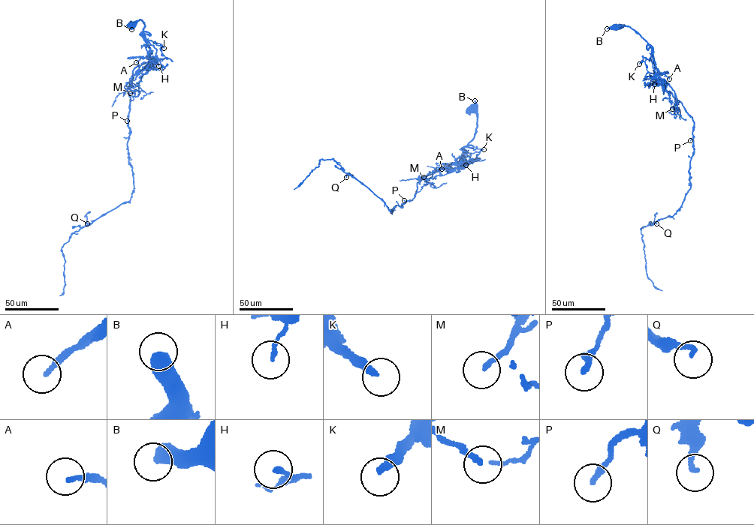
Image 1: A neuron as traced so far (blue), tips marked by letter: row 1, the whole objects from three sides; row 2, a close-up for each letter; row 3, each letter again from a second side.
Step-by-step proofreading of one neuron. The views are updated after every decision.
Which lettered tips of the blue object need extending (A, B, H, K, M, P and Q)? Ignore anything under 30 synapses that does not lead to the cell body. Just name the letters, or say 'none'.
A, K

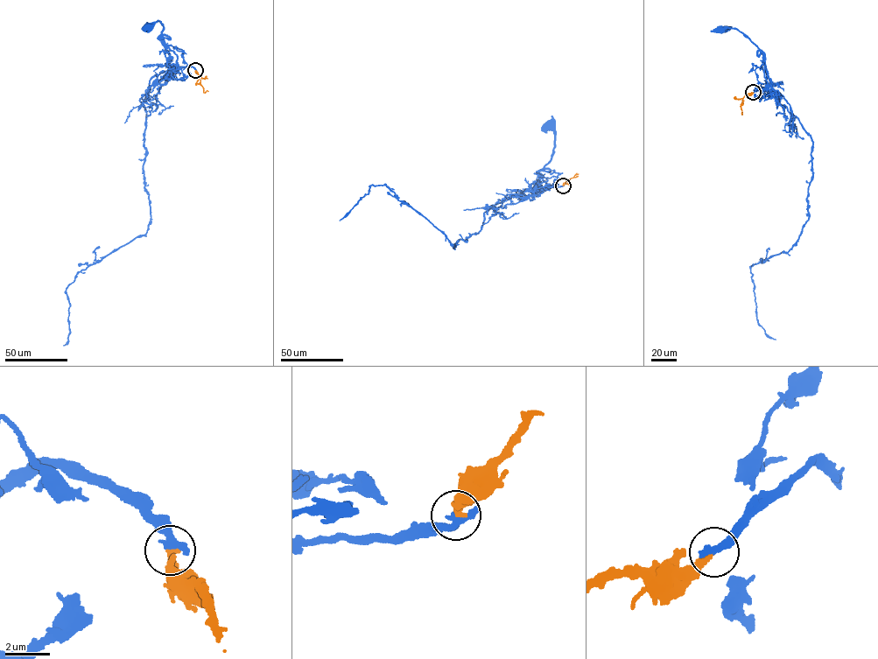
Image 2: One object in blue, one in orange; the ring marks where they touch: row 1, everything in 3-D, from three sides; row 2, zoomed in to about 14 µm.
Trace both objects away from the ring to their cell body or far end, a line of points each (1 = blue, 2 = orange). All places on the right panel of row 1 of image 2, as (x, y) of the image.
1: (753, 92), (768, 85), (761, 50), (736, 29), (721, 30)
2: (753, 92), (743, 98), (741, 114)

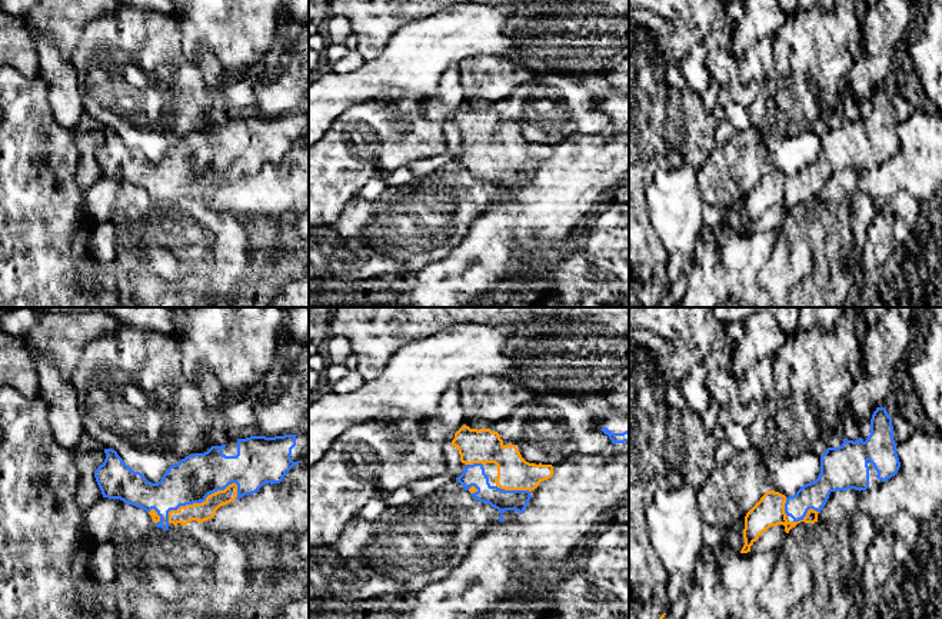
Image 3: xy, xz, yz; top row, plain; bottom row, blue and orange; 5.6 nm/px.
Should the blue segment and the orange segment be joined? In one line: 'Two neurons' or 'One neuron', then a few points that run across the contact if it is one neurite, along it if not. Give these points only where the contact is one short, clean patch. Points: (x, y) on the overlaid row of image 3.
One neuron

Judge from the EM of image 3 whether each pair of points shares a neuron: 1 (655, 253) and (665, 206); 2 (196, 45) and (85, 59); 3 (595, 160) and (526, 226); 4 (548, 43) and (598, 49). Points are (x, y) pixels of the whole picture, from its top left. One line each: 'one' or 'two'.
1: two
2: two
3: one
4: one

